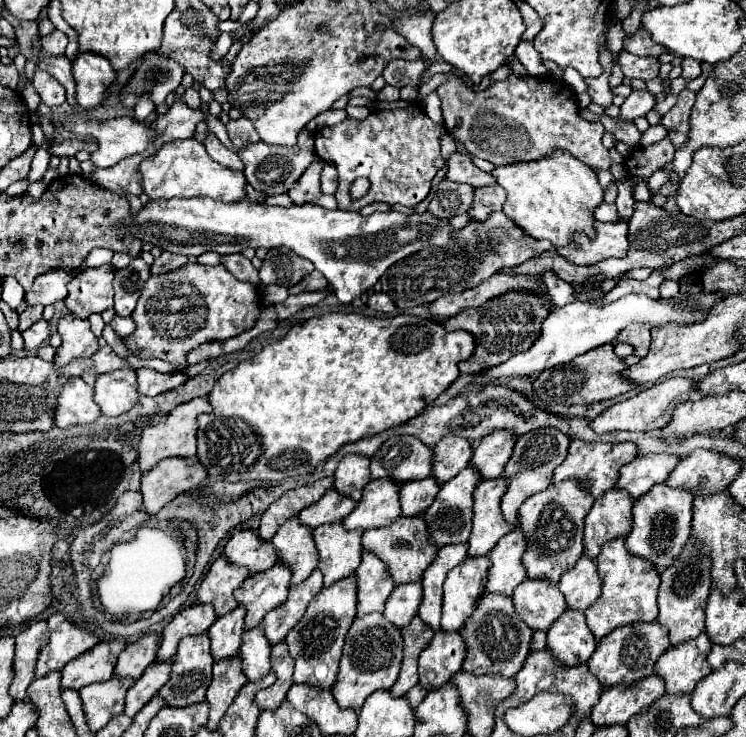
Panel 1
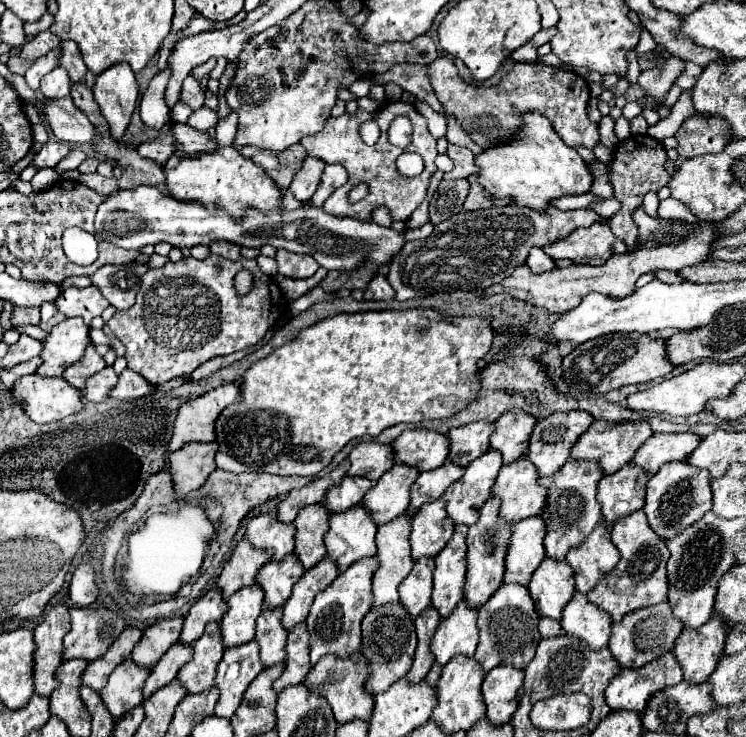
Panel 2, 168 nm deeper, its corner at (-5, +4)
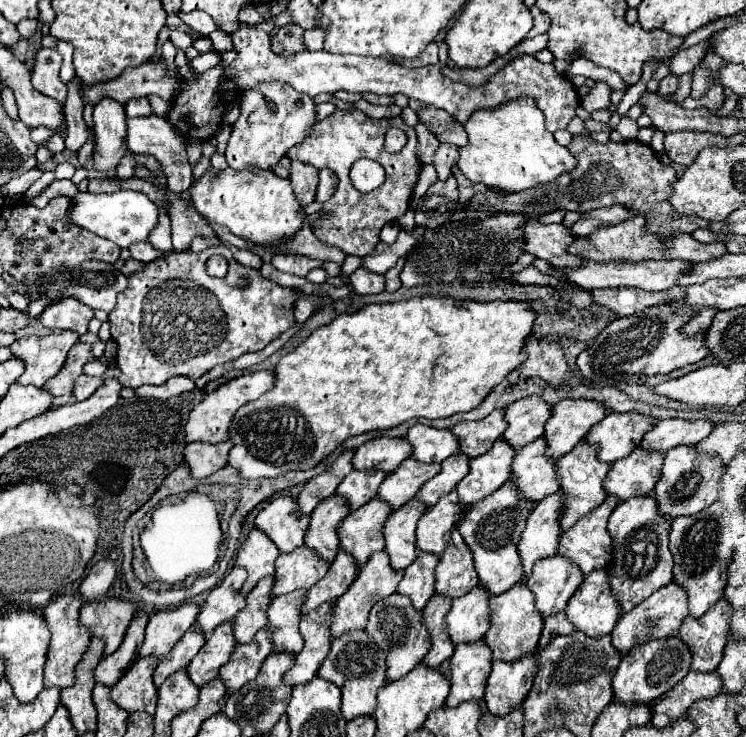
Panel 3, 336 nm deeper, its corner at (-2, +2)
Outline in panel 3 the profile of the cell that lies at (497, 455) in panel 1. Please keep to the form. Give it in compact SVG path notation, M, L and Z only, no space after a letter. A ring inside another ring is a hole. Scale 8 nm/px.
M531 396L519 402L513 402L505 408L507 430L503 440L513 448L523 448L525 444L537 440L543 434L545 422L551 416L551 406L545 404L539 396Z

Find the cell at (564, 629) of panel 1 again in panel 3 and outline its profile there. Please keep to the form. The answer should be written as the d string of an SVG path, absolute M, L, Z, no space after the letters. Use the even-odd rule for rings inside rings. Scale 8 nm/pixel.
M605 568L585 576L583 584L571 596L565 614L575 630L587 636L605 636L615 628L621 610L609 592Z

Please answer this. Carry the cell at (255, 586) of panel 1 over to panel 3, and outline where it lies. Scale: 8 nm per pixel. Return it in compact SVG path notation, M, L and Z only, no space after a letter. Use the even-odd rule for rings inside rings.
M305 546L295 548L289 554L281 554L275 562L275 584L271 596L275 598L295 590L307 590L325 576L327 568L329 564Z

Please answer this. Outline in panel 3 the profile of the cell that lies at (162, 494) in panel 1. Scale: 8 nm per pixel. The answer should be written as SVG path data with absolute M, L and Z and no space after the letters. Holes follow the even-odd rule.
M203 442L187 444L183 450L183 458L191 470L191 476L195 480L203 480L215 474L219 468L227 464L227 452L231 450L231 446L233 446L231 442L221 442L221 446ZM219 452L221 452L221 464L219 464Z

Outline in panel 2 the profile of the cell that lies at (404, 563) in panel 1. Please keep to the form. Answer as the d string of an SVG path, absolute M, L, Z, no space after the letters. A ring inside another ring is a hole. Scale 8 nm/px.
M438 498L412 514L412 558L436 556L452 538L454 522L446 514L446 500Z

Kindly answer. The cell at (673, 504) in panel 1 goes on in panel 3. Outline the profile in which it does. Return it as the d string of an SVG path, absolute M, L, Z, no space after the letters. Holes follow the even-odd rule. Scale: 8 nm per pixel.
M675 446L665 454L663 474L655 486L657 510L663 516L679 518L693 516L703 508L711 506L719 498L719 478L723 476L725 466L717 456L697 456L693 446Z

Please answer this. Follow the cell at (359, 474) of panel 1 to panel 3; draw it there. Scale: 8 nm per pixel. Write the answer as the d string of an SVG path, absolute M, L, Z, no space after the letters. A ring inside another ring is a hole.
M375 438L361 444L353 456L353 468L357 470L381 470L393 472L405 458L411 456L411 446L405 438Z

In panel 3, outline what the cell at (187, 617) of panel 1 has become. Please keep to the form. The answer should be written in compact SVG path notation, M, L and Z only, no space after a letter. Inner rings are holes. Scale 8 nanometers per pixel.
M231 568L229 574L225 574L225 578L221 580L221 584L209 592L207 600L203 602L197 614L195 628L209 636L215 630L215 626L231 622L235 614L245 606L245 596L237 592L245 578L247 572L243 568Z

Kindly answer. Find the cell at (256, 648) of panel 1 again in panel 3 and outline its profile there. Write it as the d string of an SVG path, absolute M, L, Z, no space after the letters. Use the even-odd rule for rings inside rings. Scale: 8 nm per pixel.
M291 592L285 596L277 596L271 600L267 608L267 630L271 630L273 650L299 654L303 648L303 638L299 634L299 606L303 602L305 592Z

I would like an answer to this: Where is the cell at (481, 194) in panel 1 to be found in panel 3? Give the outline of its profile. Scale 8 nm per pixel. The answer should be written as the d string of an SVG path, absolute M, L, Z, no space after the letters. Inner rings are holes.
M457 166L453 168L453 176L455 176L457 182L459 182L459 203L461 204L467 204L467 200L471 200L475 194L479 194L479 192L483 192L487 189L487 186L484 184L473 184L471 180L467 180L467 178L463 176L463 172L459 172Z

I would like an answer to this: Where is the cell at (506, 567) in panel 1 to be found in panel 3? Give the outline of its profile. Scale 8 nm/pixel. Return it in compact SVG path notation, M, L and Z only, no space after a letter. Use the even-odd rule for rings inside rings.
M555 492L535 504L531 510L525 530L521 534L521 540L517 544L519 556L525 568L525 578L531 574L531 568L537 560L549 558L557 554L557 544L559 544L559 510L561 510L561 492Z

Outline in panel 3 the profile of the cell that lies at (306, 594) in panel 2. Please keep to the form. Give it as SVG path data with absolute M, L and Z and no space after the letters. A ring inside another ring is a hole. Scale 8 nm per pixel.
M339 550L337 558L331 562L327 574L307 590L307 596L301 604L301 614L307 614L315 608L319 608L323 602L333 602L335 598L345 594L347 588L351 586L351 582L355 580L355 576L357 576L357 566L355 566L353 558L347 552Z

